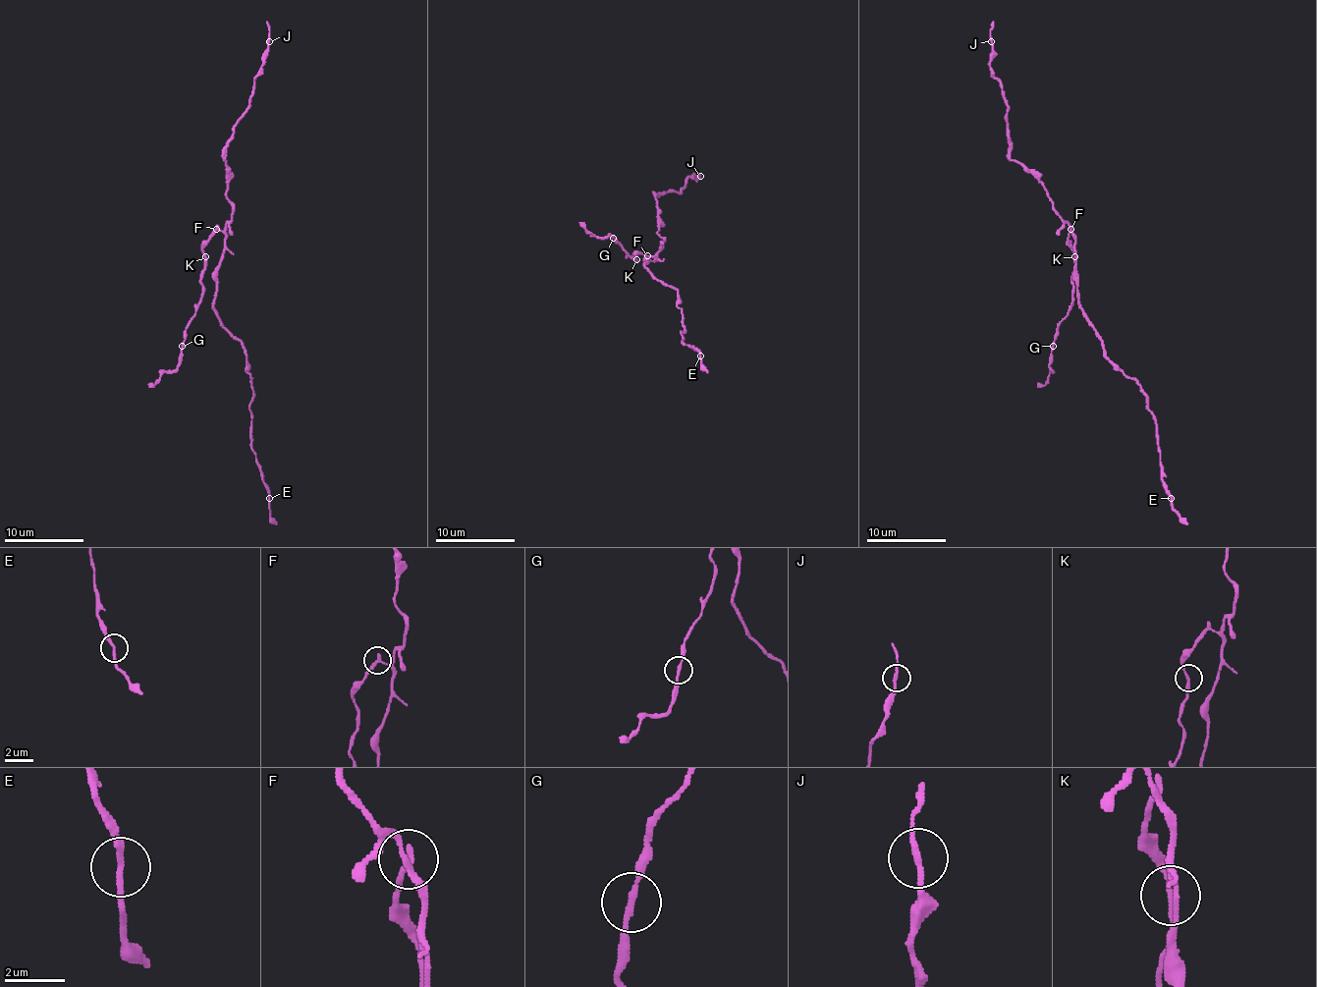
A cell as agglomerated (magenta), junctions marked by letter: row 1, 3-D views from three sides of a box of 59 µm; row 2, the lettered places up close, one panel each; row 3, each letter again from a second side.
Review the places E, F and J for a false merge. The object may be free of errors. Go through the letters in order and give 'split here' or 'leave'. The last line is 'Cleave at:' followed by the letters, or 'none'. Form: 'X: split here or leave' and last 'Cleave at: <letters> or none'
E: leave
F: split here
J: leave
Cleave at: F

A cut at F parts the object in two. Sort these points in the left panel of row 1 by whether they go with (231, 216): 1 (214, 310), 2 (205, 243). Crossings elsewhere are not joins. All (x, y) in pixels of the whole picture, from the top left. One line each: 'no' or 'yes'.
1: yes
2: no

